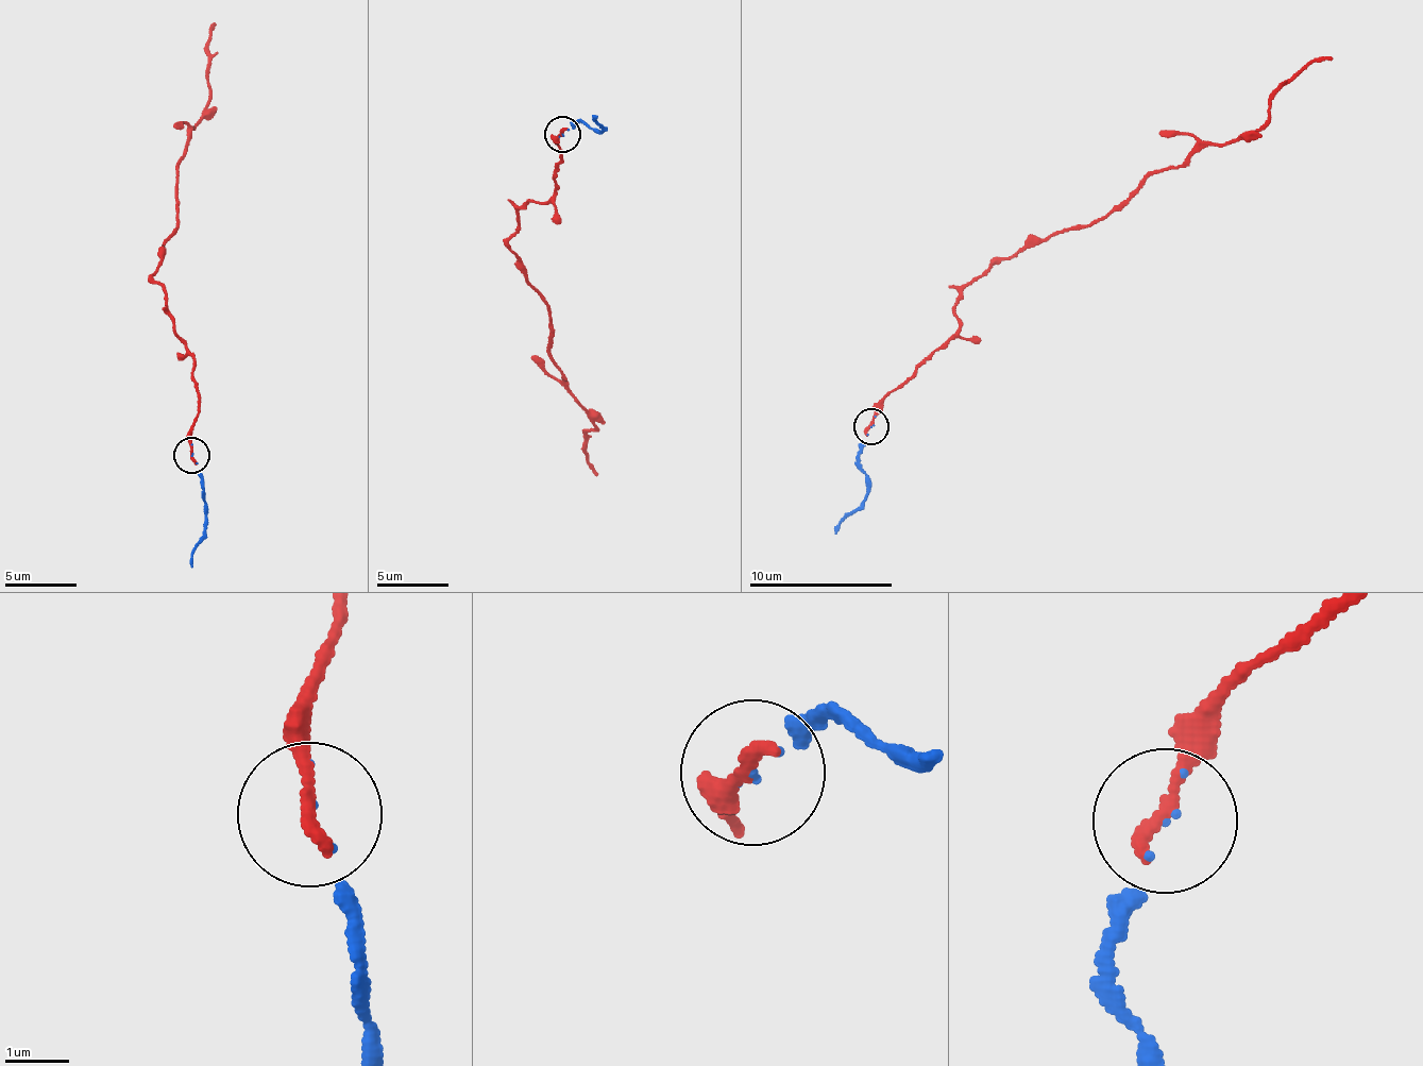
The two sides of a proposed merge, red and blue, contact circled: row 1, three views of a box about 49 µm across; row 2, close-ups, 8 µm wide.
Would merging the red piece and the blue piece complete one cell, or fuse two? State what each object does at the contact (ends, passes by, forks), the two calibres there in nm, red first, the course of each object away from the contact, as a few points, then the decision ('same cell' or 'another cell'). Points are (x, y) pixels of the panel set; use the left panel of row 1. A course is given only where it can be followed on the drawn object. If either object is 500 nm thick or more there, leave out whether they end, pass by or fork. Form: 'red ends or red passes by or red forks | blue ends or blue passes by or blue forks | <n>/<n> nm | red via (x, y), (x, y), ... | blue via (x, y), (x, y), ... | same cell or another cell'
red ends | blue ends | 240/60 nm | red via (192, 455), (193, 359), (153, 277), (176, 222), (176, 163), (209, 97), (205, 50), (213, 23) | blue via (192, 455), (203, 485), (207, 526), (191, 567) | same cell

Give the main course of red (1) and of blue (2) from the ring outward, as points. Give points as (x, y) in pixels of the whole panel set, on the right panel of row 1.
1: (870, 426), (877, 401), (948, 340), (954, 302), (996, 260), (1237, 141), (1292, 78), (1333, 57)
2: (870, 426), (860, 456), (866, 500), (833, 532)

